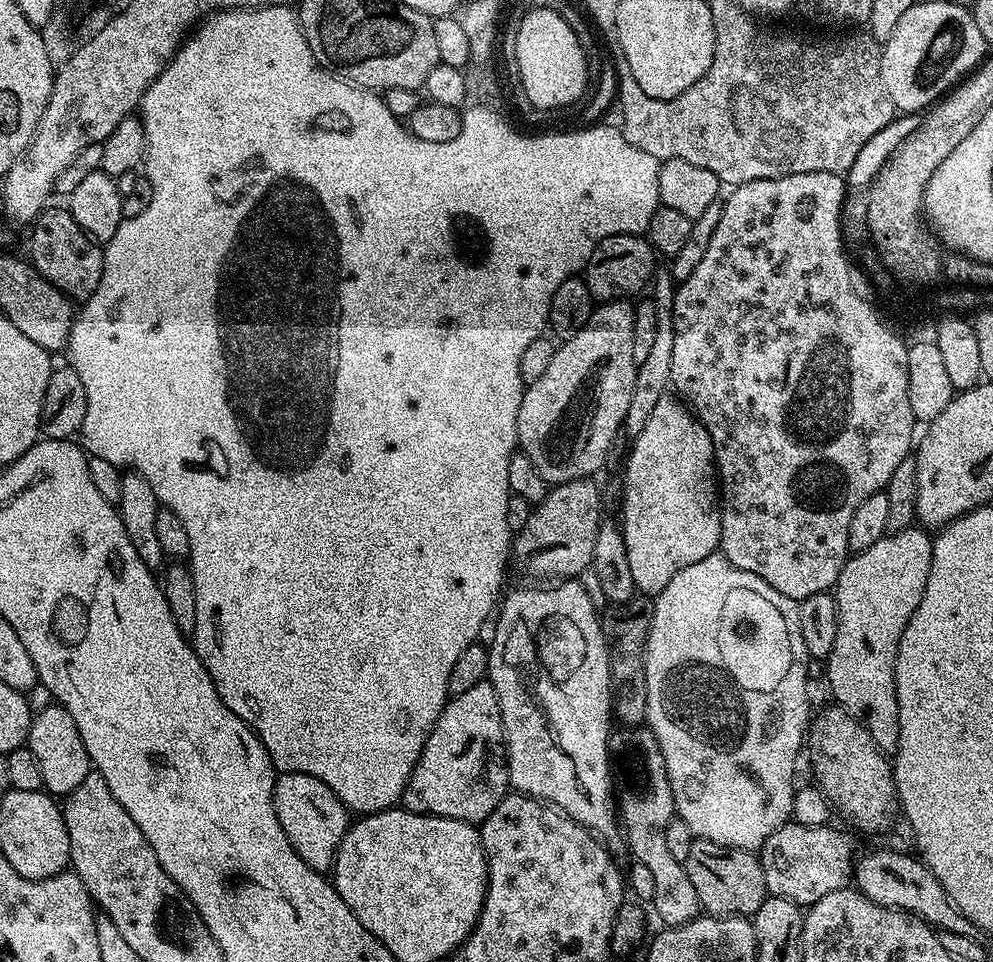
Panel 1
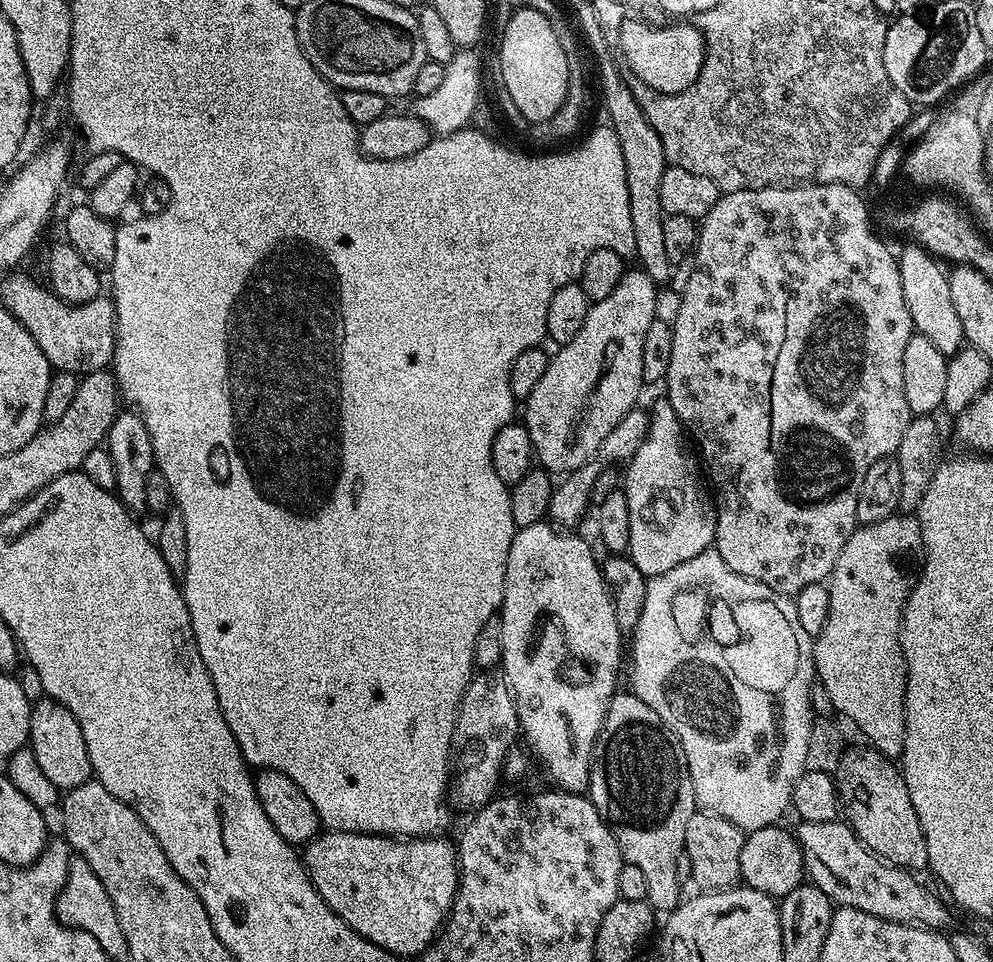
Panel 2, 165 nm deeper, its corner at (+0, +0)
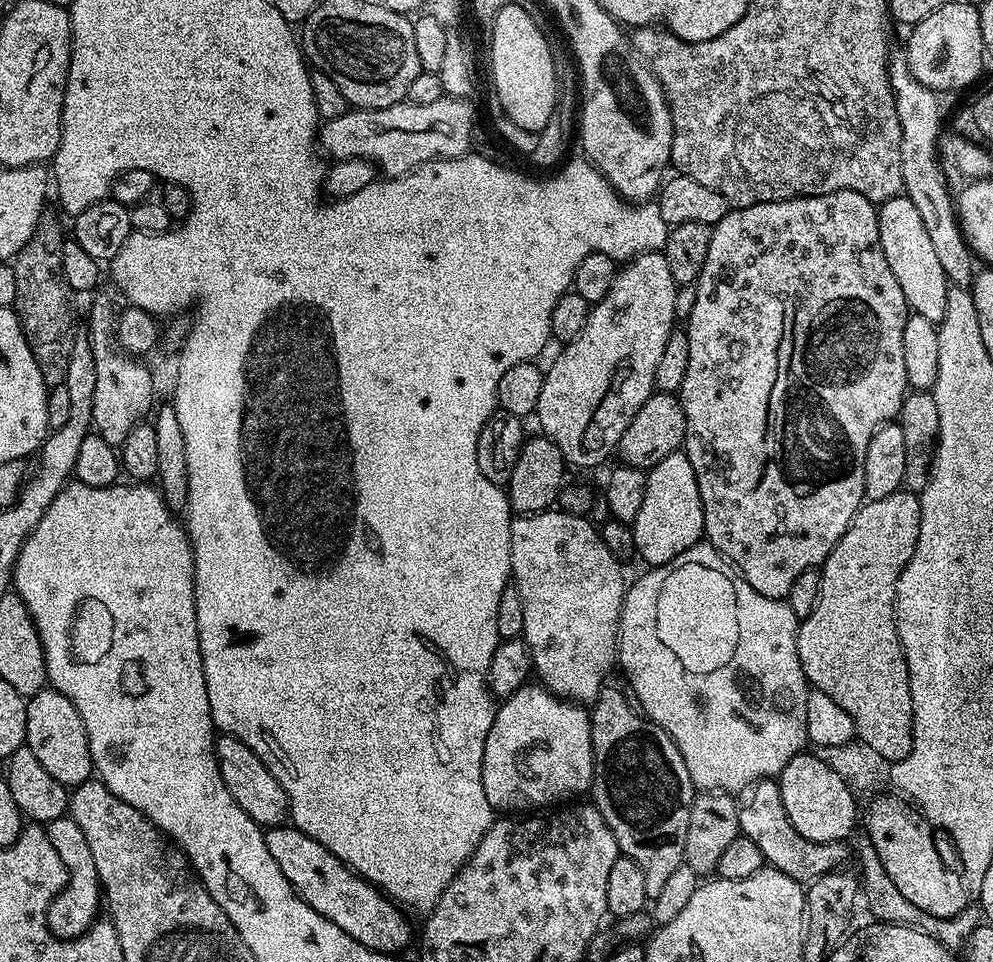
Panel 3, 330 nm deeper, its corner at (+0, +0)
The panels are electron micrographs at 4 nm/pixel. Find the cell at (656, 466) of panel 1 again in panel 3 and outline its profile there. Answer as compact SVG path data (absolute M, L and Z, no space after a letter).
M671 452L662 462L647 469L646 498L632 519L636 556L645 560L645 565L659 566L678 558L690 546L701 543L704 536L704 507L698 494L698 478L694 466L690 466L687 452Z

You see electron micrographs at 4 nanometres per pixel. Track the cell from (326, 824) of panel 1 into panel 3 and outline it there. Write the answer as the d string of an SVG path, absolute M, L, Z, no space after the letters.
M217 735L216 761L222 774L222 782L226 782L226 790L230 790L234 802L238 802L238 806L242 806L246 814L250 814L255 824L267 830L283 825L289 819L286 790L282 790L278 778L272 776L266 765L258 758L258 754L254 754L254 750L247 744L243 744L236 736Z

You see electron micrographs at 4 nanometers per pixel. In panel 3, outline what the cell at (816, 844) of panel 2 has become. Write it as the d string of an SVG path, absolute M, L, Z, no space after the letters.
M775 779L757 780L738 804L738 822L740 831L754 846L758 846L761 857L771 867L777 868L782 874L801 882L811 882L817 876L825 876L828 872L835 872L847 856L850 848L847 843L835 840L829 844L810 842L794 830L786 810L782 806L780 785Z

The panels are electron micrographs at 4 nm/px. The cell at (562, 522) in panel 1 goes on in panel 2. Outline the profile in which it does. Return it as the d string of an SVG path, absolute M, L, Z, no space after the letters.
M637 406L631 408L624 415L622 422L618 422L618 426L614 426L614 430L610 430L610 434L606 434L606 438L600 443L600 448L593 454L591 460L587 460L582 466L567 473L563 480L553 489L550 504L548 506L549 519L559 527L572 528L584 514L587 504L590 504L592 486L598 475L604 468L610 468L619 465L621 462L627 462L632 459L633 454L638 450L638 446L642 446L642 442L648 433L649 413L642 410L643 407Z

